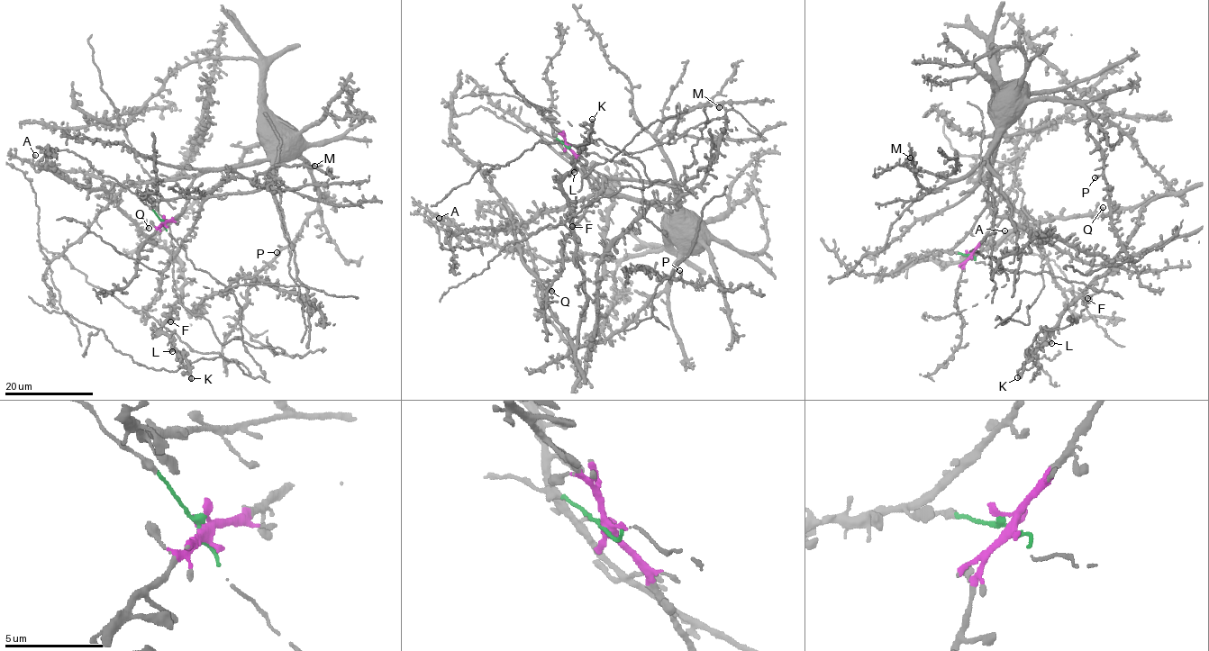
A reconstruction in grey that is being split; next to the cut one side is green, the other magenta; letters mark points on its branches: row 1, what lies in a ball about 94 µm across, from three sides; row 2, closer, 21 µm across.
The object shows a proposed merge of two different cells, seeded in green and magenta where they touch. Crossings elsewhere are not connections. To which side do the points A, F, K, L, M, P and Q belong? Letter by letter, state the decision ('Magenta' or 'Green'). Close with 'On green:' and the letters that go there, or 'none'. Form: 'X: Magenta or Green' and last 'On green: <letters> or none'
A: Magenta
F: Green
K: Green
L: Green
M: Magenta
P: Magenta
Q: Green
On green: F, K, L, Q

